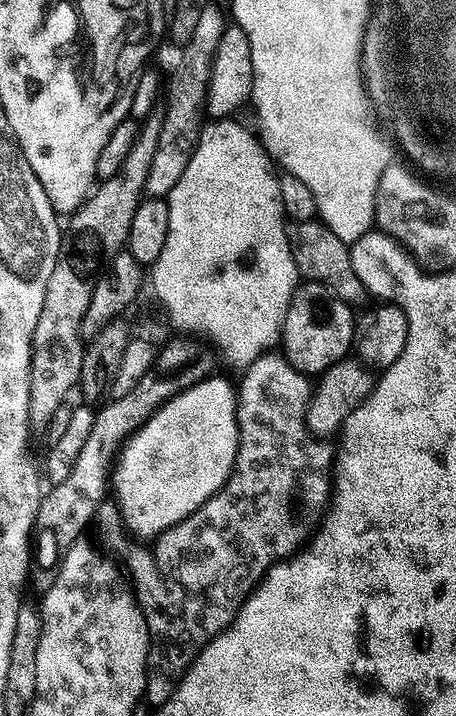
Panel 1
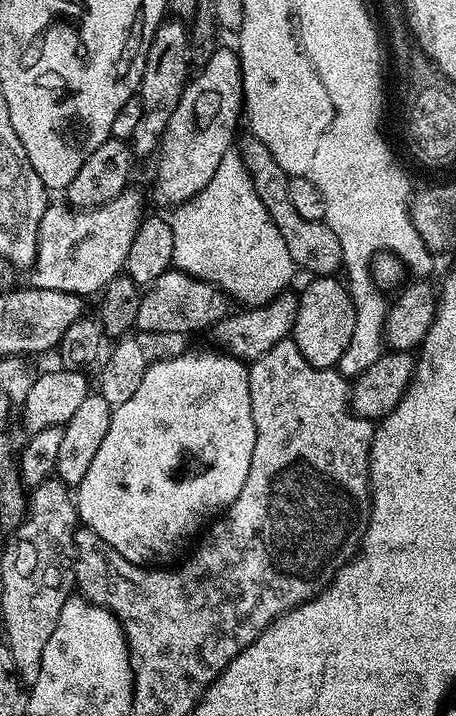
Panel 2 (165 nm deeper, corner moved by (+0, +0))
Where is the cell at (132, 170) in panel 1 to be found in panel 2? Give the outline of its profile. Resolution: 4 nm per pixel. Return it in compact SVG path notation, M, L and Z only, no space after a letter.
M175 18L165 19L158 26L146 54L146 66L142 70L138 97L142 104L142 118L135 125L130 139L133 157L151 157L159 149L166 126L182 98L184 88L190 79L190 32L181 21Z

